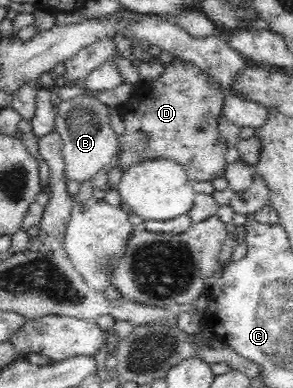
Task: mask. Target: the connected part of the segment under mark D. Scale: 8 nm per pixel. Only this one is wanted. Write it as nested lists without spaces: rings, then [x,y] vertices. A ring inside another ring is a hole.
[[[175,57],[165,65],[165,71],[154,82],[140,84],[132,96],[119,110],[125,124],[124,132],[119,136],[119,165],[126,172],[133,164],[158,158],[172,160],[184,167],[188,180],[194,182],[212,182],[225,175],[226,143],[220,138],[218,118],[223,109],[226,91],[224,87],[200,67]]]

